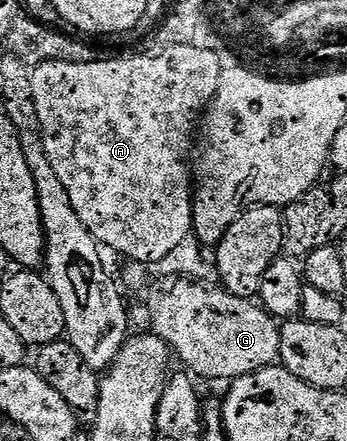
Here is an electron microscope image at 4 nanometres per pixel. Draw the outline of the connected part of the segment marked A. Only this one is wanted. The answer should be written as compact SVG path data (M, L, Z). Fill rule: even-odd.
M190 44L164 45L160 49L161 51L156 51L153 55L128 55L125 59L107 57L94 64L67 64L66 61L48 60L44 64L31 68L34 101L38 105L40 139L44 143L46 157L50 157L50 165L54 165L58 177L62 177L62 185L66 185L66 193L70 193L70 205L74 205L78 217L82 217L82 225L90 229L97 243L105 248L113 247L118 254L133 259L131 262L136 265L145 265L144 263L159 265L164 257L169 256L183 240L193 234L194 175L190 170L190 160L194 155L194 136L197 134L202 116L208 110L208 104L216 96L222 70L220 55L210 49L195 48Z

